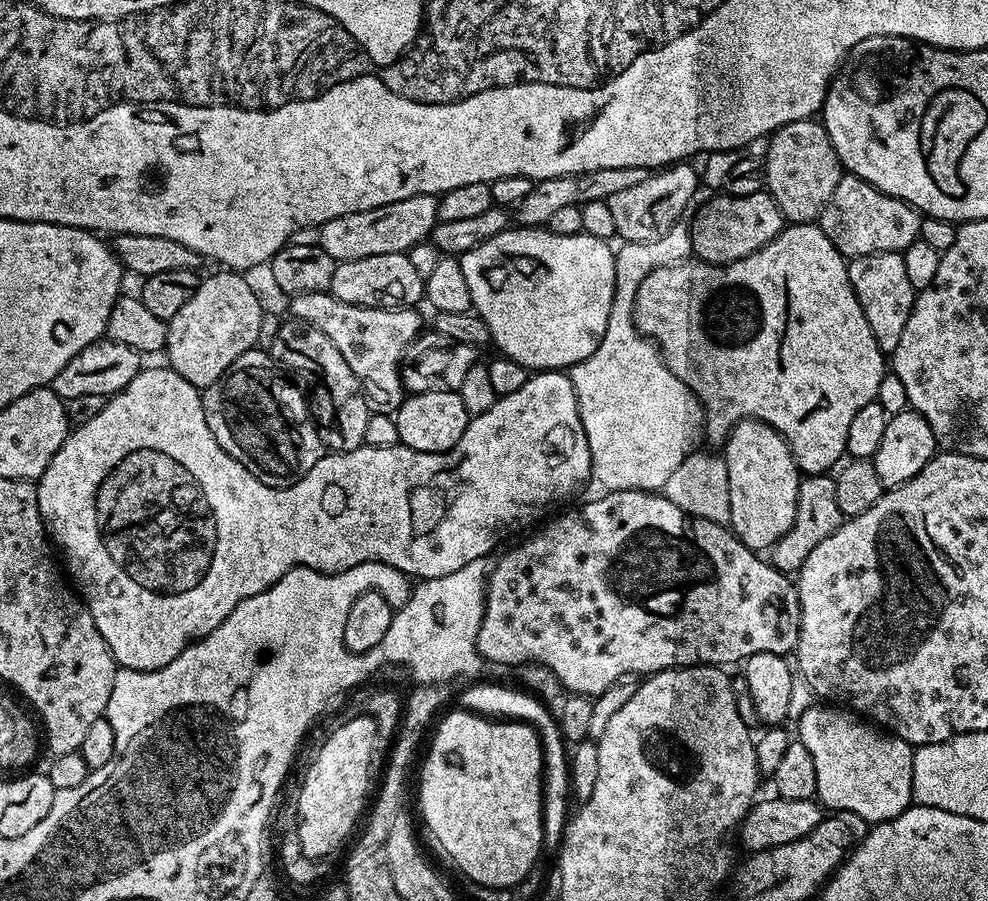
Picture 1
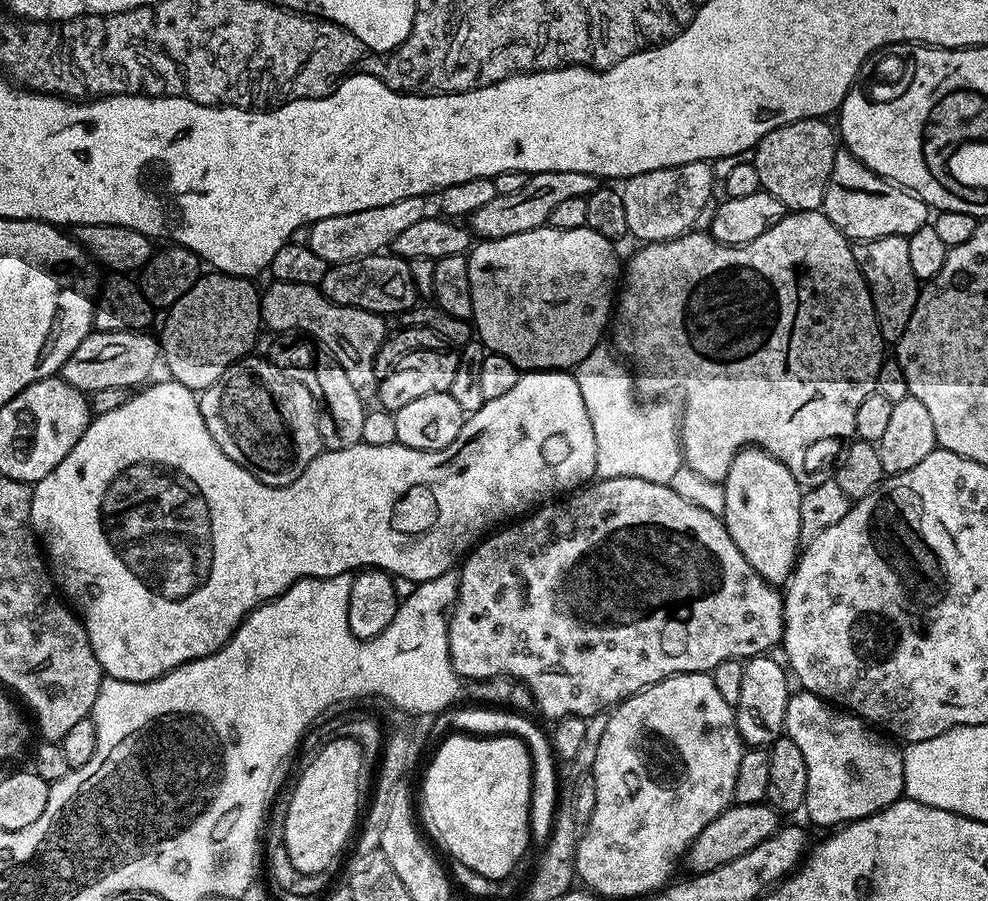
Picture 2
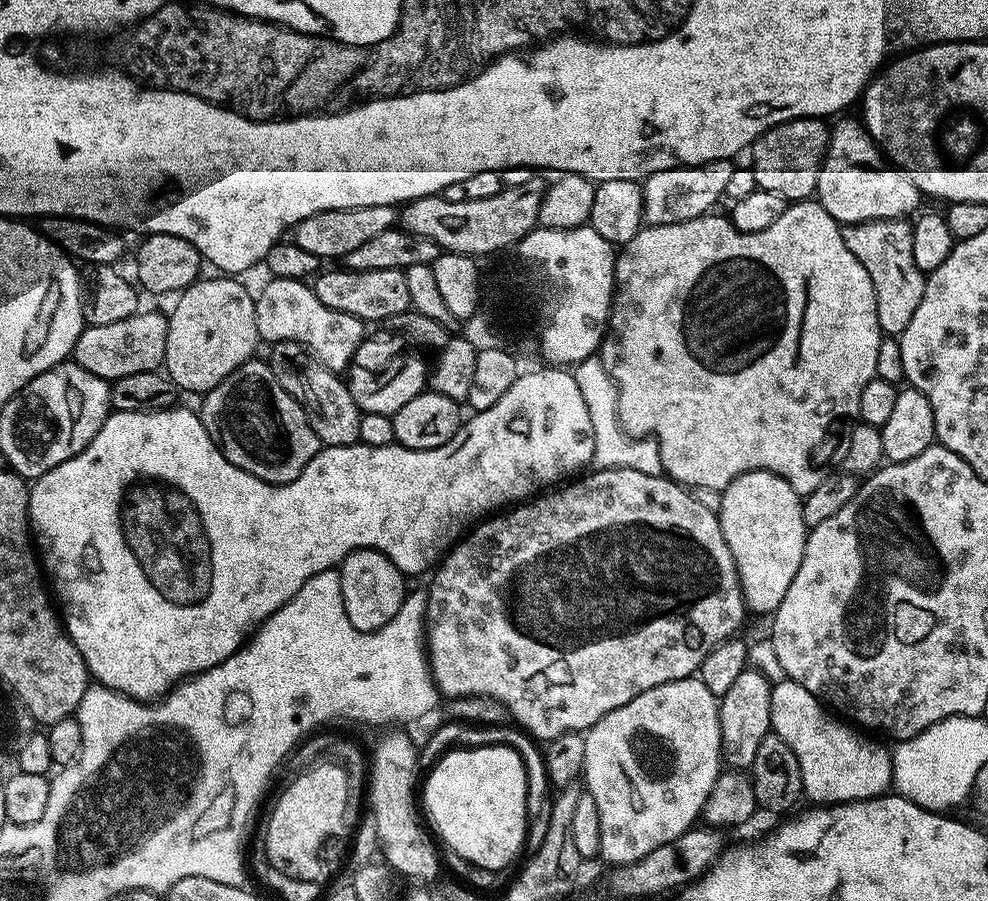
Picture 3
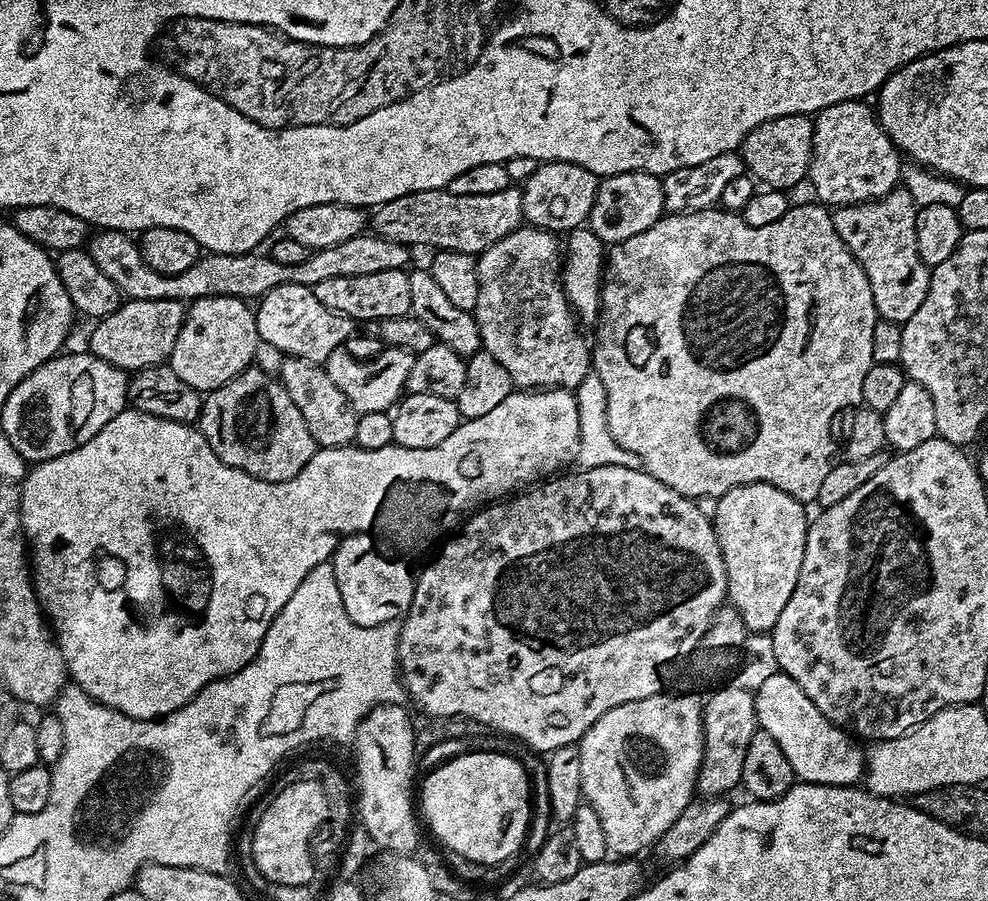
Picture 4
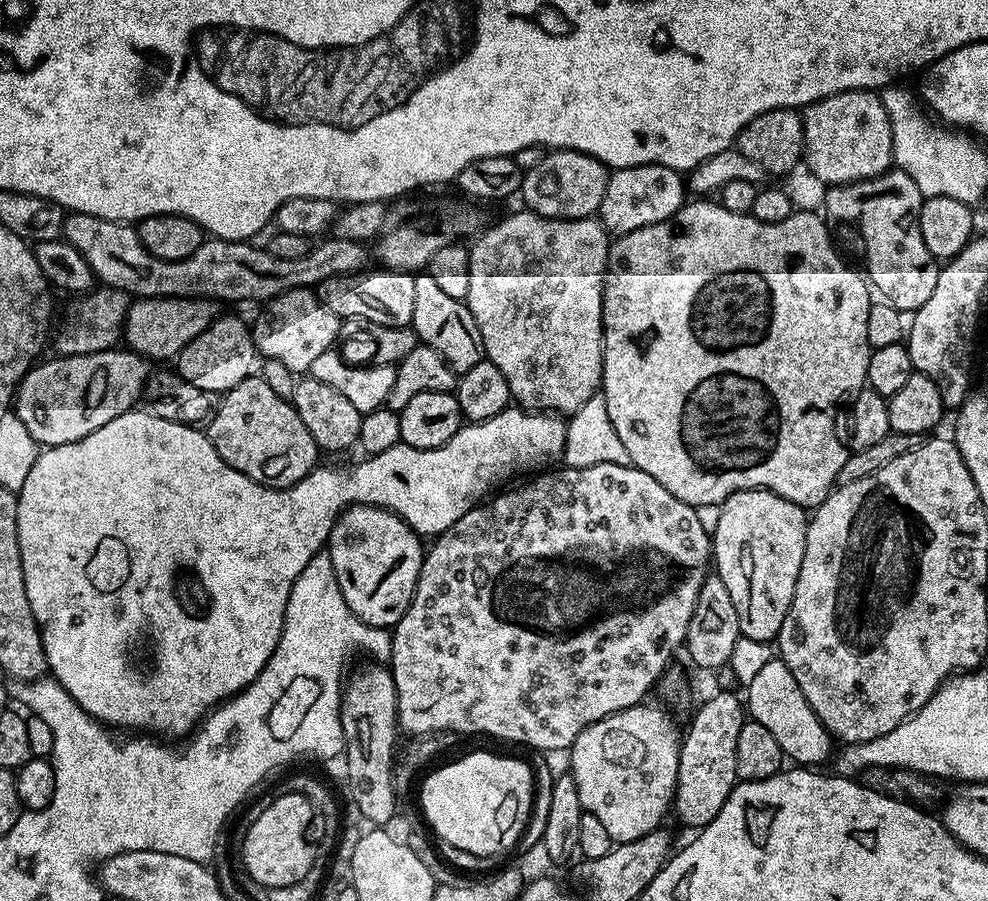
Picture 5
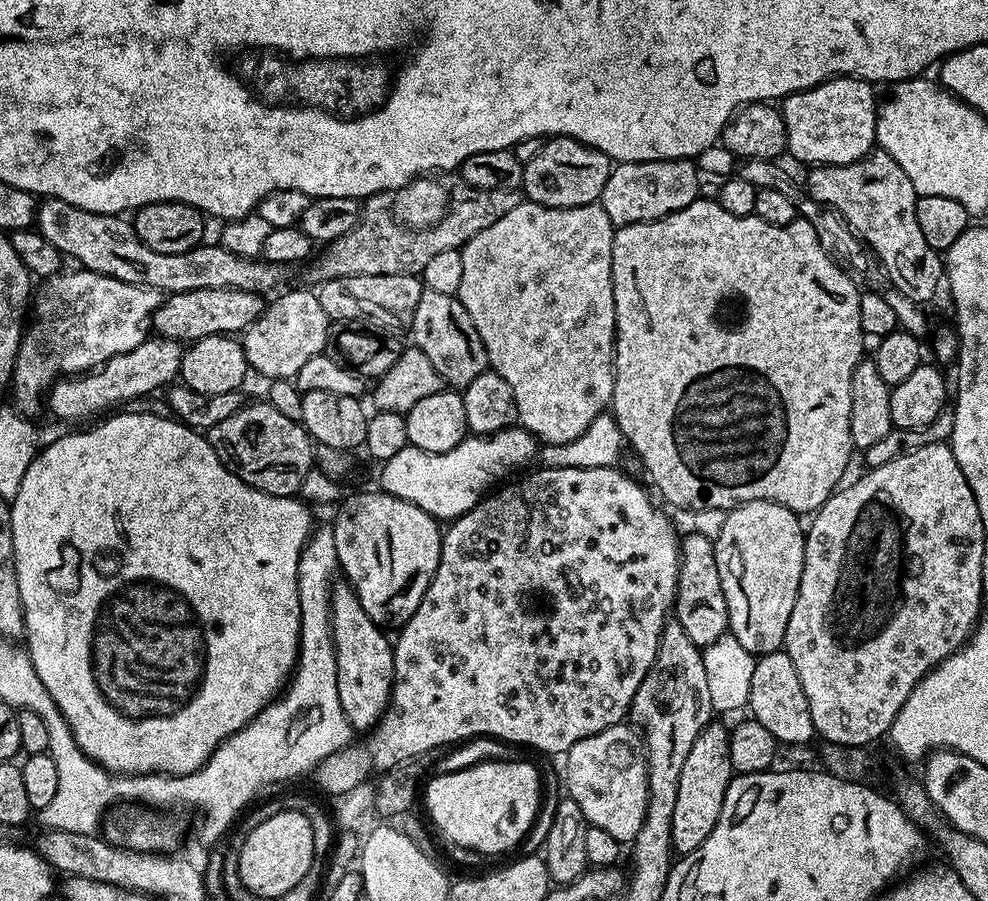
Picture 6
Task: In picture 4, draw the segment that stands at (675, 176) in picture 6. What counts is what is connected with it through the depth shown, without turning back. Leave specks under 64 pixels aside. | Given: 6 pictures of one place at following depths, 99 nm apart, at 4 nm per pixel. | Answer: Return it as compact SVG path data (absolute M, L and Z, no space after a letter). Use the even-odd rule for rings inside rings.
M623 172L600 180L594 206L588 215L587 227L605 245L611 246L626 238L634 238L634 234L642 234L642 230L650 230L650 226L654 226L654 222L658 222L663 215L663 179L649 172Z

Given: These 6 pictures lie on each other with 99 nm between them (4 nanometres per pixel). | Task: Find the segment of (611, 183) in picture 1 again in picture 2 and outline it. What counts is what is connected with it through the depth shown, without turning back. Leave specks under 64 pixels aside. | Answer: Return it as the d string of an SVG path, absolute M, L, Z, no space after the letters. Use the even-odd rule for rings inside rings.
M578 170L531 173L522 190L511 194L496 194L487 206L482 206L482 210L474 210L470 217L471 231L485 240L510 238L510 234L526 234L526 230L545 227L551 212L562 202L569 198L587 198L597 187L597 177Z

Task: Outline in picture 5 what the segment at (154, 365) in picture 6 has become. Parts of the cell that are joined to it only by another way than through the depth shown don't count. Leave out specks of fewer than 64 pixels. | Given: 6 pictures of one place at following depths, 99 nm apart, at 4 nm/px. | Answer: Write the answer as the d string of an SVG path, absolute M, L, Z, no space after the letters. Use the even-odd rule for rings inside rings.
M110 347L105 352L91 352L85 356L57 355L56 360L48 360L45 364L37 363L28 369L28 373L20 379L20 386L16 390L14 411L38 445L53 448L78 442L86 438L86 434L94 434L94 430L106 426L106 422L118 418L124 412L133 411L135 404L132 403L138 398L140 400L145 391L145 384L150 375L150 364L137 352L116 351L115 347Z

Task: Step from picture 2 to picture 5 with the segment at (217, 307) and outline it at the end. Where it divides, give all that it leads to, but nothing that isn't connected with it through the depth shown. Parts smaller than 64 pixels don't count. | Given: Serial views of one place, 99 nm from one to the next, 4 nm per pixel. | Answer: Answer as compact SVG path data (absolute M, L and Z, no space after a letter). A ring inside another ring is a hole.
M220 314L211 326L202 330L198 338L194 338L194 342L190 342L180 351L180 355L175 357L174 368L182 379L194 387L223 394L238 386L238 382L242 382L247 376L253 375L255 368L252 367L256 360L258 361L258 353L252 340L251 327L247 323L244 325L236 316Z

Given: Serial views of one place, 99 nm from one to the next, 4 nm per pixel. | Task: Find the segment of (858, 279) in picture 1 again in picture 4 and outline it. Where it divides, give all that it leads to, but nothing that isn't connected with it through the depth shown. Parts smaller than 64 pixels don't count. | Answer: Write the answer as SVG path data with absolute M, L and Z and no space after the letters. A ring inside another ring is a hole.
M898 186L877 200L841 204L832 212L838 238L842 238L844 245L851 250L870 282L877 317L901 326L918 311L918 306L922 306L930 275L929 265L924 264L918 254L917 211L914 198L910 198L904 187Z

